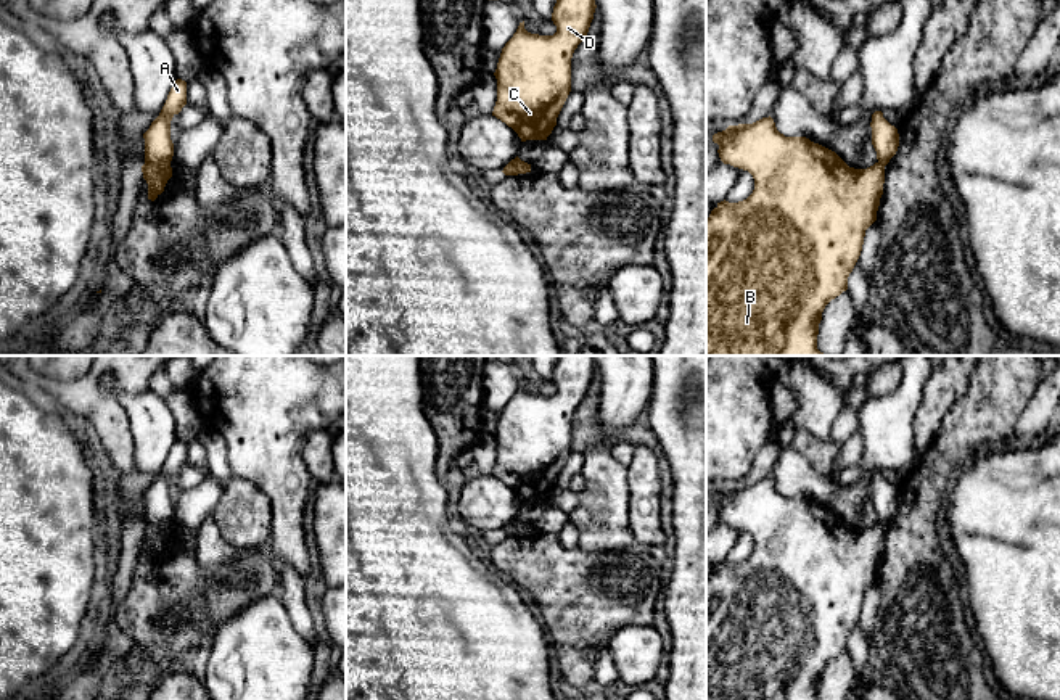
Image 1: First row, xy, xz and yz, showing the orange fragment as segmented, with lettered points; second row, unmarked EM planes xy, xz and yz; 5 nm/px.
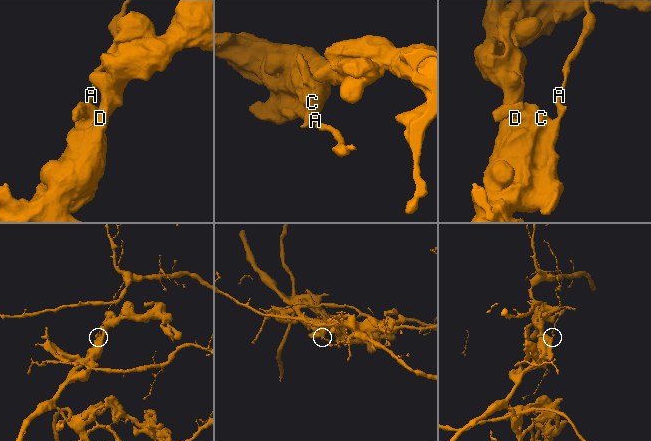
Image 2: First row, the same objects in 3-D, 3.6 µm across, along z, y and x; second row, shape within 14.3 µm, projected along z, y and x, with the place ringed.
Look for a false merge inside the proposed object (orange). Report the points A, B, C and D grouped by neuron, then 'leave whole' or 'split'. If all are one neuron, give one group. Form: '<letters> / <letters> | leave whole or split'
A / B C D | split

